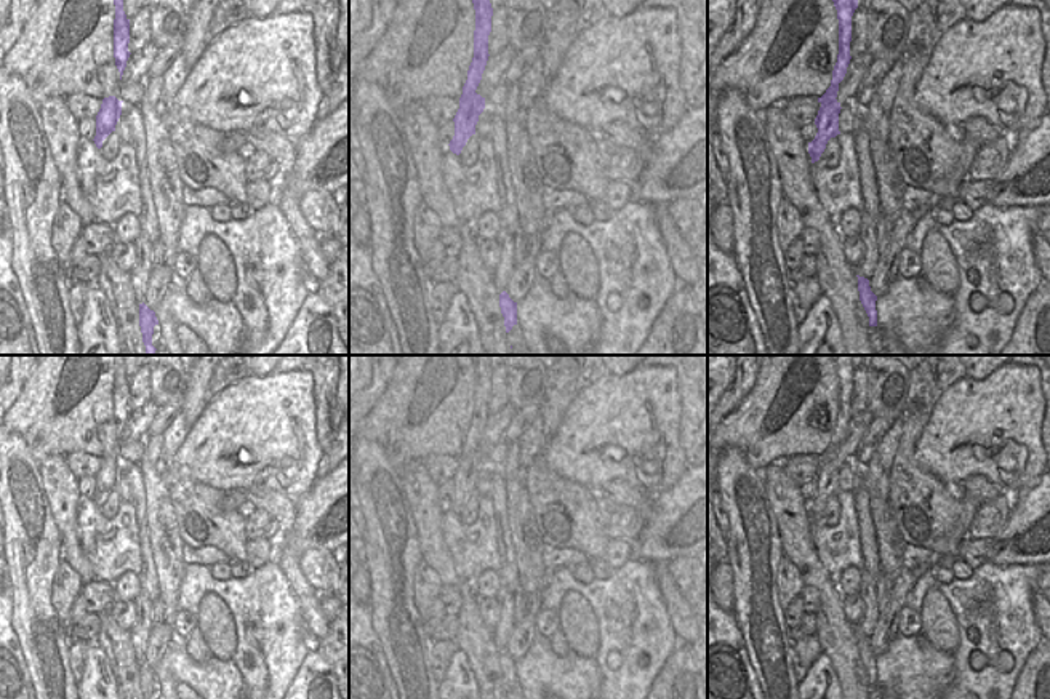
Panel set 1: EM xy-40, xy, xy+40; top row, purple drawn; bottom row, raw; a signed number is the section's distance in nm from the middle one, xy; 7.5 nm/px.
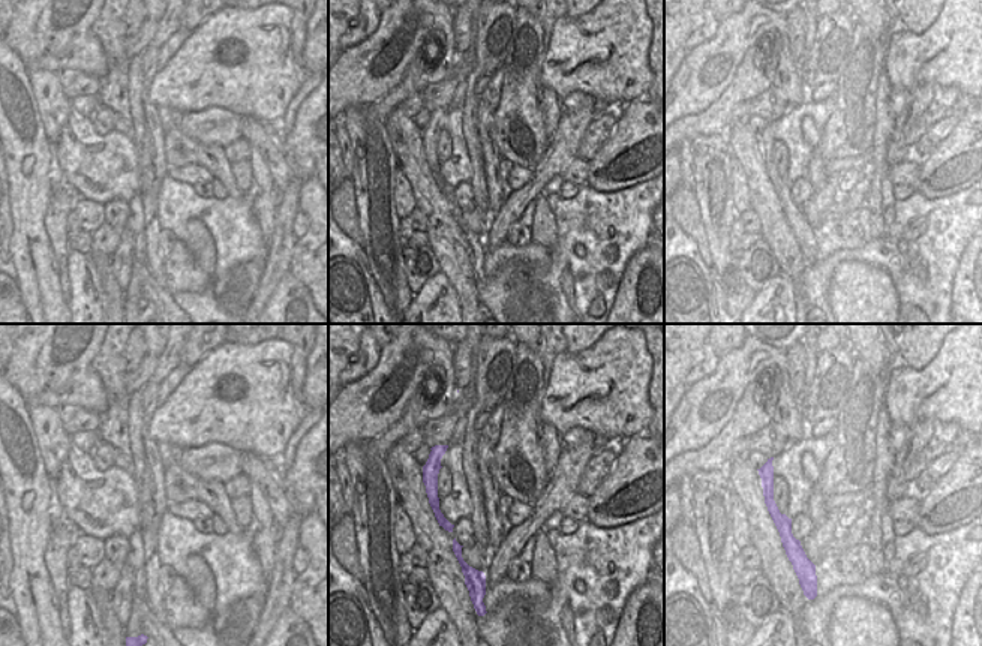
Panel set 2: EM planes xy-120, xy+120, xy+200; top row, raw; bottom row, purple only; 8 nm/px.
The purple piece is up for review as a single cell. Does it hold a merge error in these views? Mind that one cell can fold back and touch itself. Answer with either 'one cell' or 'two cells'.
one cell

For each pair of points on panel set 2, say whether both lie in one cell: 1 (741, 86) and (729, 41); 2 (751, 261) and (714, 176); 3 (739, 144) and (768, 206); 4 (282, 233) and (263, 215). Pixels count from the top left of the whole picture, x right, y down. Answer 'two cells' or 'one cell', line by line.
1: two cells
2: two cells
3: one cell
4: two cells

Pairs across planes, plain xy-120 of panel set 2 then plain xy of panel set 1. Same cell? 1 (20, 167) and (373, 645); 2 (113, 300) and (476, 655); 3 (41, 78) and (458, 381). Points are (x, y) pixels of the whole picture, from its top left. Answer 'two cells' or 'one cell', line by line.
1: two cells
2: one cell
3: two cells

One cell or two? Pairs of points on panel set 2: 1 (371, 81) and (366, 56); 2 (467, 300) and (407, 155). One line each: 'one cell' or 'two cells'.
1: one cell
2: one cell

